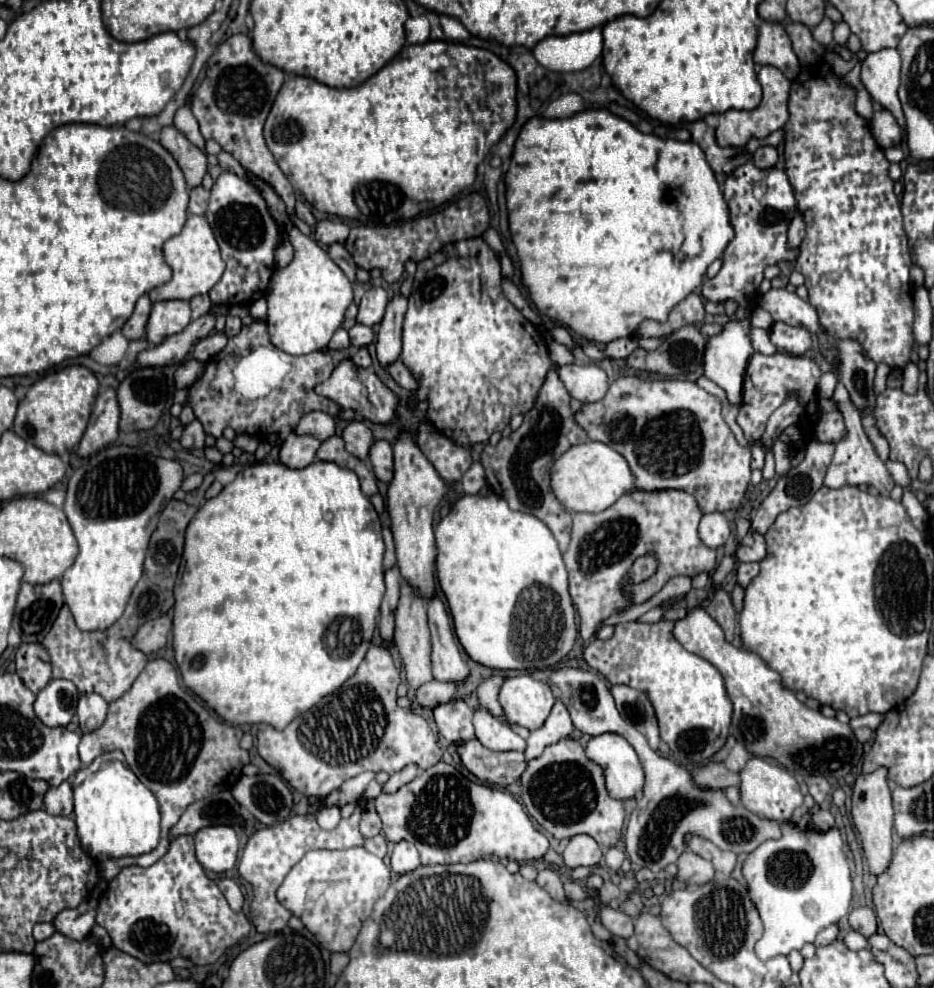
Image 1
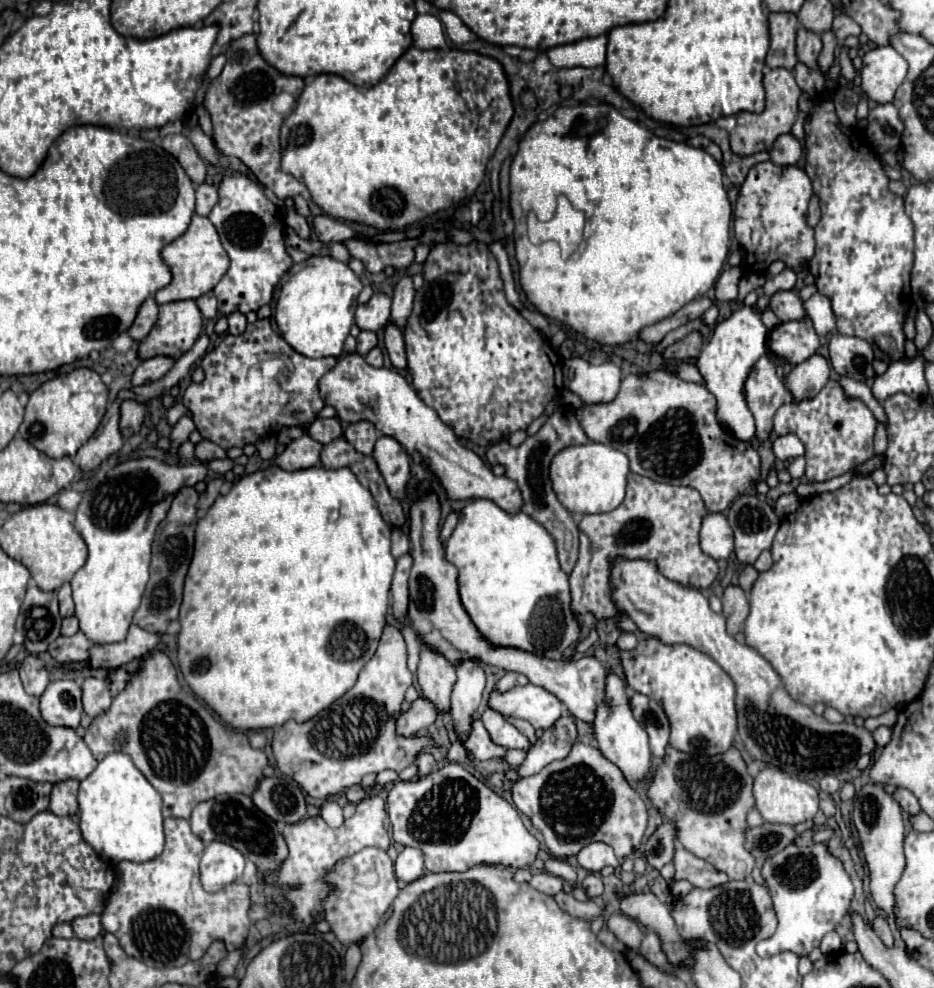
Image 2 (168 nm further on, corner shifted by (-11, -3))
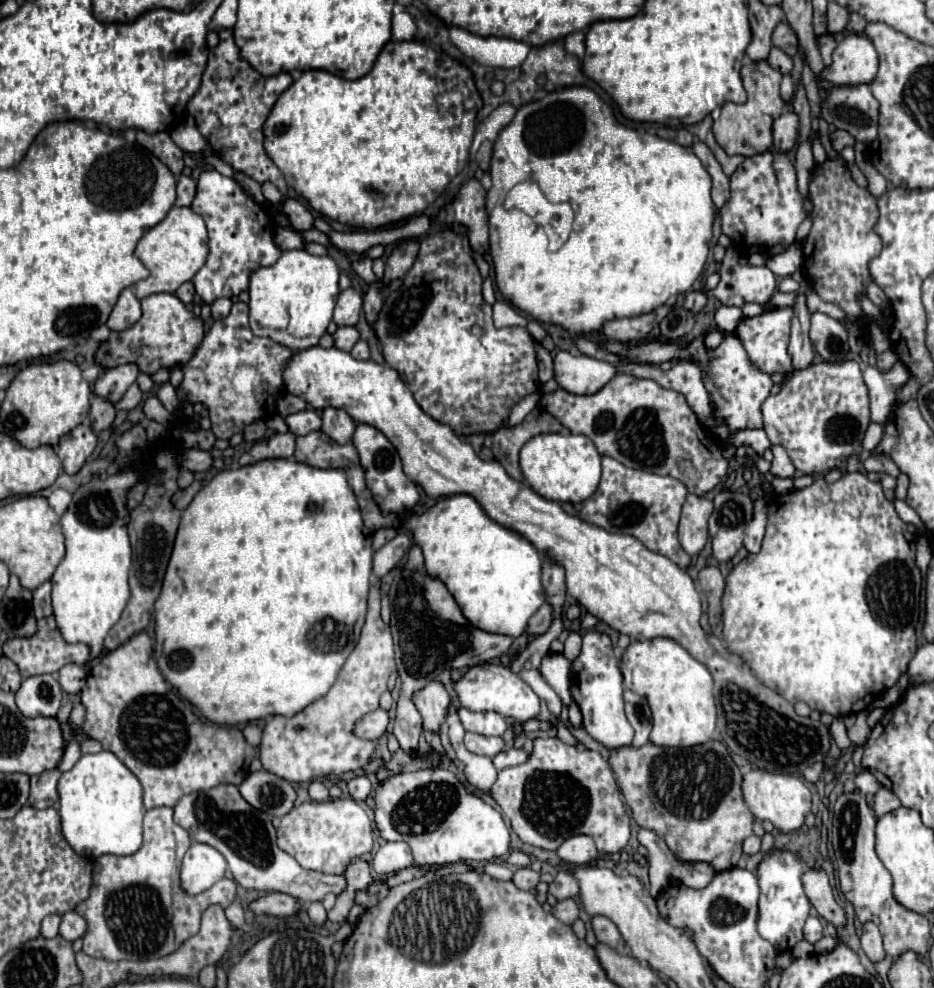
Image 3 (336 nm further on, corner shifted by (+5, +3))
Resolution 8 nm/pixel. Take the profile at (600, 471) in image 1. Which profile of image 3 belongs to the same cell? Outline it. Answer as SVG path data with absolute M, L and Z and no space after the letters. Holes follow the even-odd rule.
M570 432L538 434L522 446L520 470L536 494L554 502L578 504L590 498L600 482L600 454L586 436Z

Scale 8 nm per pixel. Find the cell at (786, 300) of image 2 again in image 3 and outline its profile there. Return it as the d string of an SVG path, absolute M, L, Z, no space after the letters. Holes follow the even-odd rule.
M726 249L720 282L713 290L707 292L708 297L718 298L726 306L744 306L746 302L756 302L764 306L776 290L776 278L766 266L750 266L741 263L737 250Z

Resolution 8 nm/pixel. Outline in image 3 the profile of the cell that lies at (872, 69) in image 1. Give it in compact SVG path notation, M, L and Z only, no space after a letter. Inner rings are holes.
M848 34L832 52L832 64L818 78L836 86L864 82L870 84L878 70L878 54L864 34Z

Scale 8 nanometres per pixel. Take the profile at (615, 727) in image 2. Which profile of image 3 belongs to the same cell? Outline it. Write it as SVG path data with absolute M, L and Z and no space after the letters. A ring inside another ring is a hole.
M590 630L582 638L580 656L572 662L570 672L570 692L584 716L586 732L606 748L620 748L632 744L632 726L624 714L624 700L622 700L622 672L620 672L620 658L614 652L612 640L608 634Z

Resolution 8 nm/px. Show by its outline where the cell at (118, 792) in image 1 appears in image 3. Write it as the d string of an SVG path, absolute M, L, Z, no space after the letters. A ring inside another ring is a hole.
M108 750L98 754L84 754L72 770L58 780L62 836L66 842L86 858L104 854L128 856L142 846L142 786L138 778Z

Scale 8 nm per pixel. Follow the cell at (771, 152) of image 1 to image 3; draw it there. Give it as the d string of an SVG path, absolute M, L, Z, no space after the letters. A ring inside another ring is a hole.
M784 112L780 118L774 122L774 148L778 152L788 152L796 142L798 142L798 128L800 120L794 112Z

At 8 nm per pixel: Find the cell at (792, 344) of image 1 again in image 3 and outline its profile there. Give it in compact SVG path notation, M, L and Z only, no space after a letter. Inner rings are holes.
M772 308L762 312L760 316L754 318L742 318L734 334L740 338L742 346L748 352L748 358L754 368L766 374L782 374L788 376L792 372L792 358L788 354L788 340L790 340L790 320L792 320L792 310L790 308Z

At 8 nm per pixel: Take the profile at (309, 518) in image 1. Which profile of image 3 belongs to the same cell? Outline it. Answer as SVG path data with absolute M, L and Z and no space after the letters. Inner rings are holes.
M264 460L238 470L218 472L184 510L174 550L166 568L162 592L156 600L156 644L154 660L160 674L214 724L246 724L270 714L292 716L322 698L354 650L366 618L366 598L372 574L372 536L364 530L356 496L348 486L344 470L316 470L296 460Z

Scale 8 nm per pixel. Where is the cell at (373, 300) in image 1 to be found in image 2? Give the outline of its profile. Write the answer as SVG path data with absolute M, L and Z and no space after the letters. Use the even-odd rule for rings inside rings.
M376 292L370 302L358 306L356 310L356 324L360 326L360 330L380 330L388 324L390 320L390 306L392 306L392 298Z

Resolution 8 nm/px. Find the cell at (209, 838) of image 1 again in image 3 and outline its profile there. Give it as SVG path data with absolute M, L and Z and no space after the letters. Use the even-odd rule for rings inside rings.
M194 842L182 860L180 886L186 894L200 894L212 888L220 878L224 878L224 874L226 874L224 856L208 844Z

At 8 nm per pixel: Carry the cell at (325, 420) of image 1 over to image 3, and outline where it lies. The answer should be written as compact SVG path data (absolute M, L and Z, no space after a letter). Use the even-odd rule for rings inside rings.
M306 408L306 410L302 410L302 412L290 414L290 416L286 416L284 420L286 420L290 432L296 434L296 436L310 434L310 432L314 432L314 430L320 430L320 426L322 426L320 414L318 414L316 410L312 410L312 408Z

